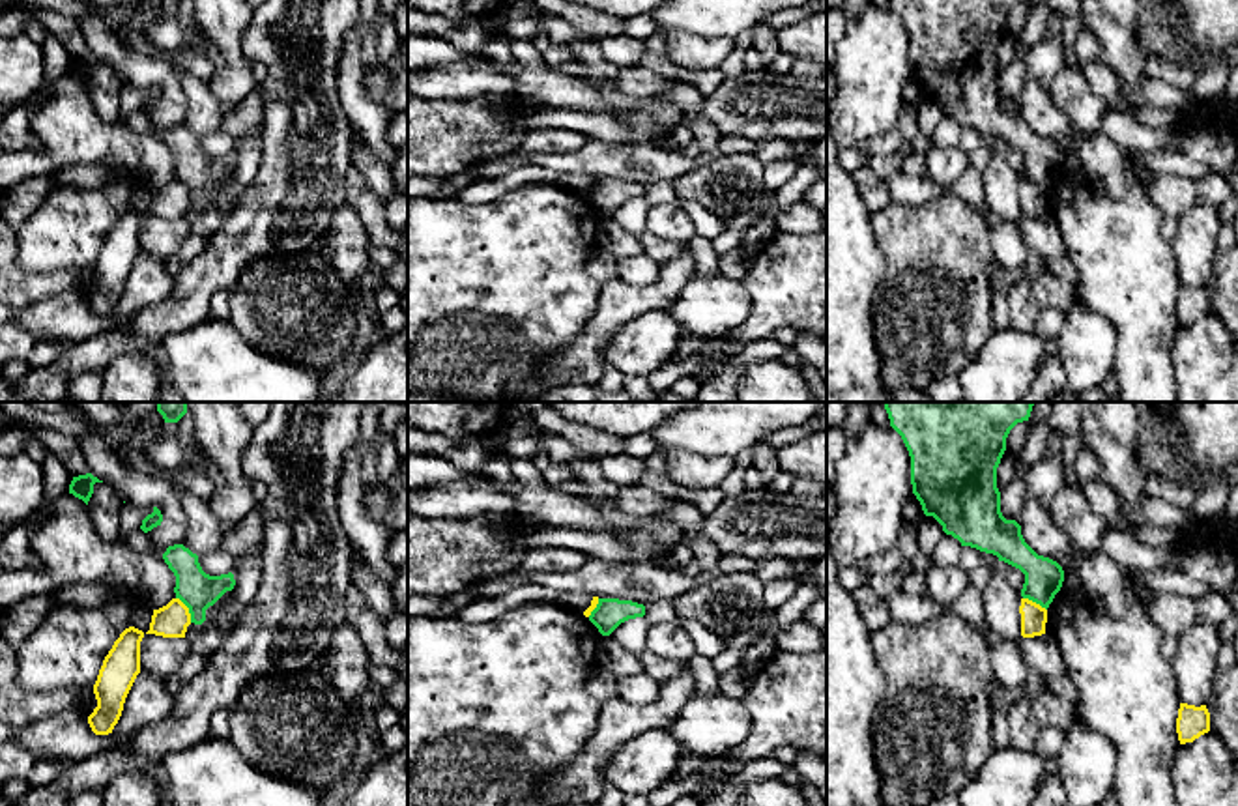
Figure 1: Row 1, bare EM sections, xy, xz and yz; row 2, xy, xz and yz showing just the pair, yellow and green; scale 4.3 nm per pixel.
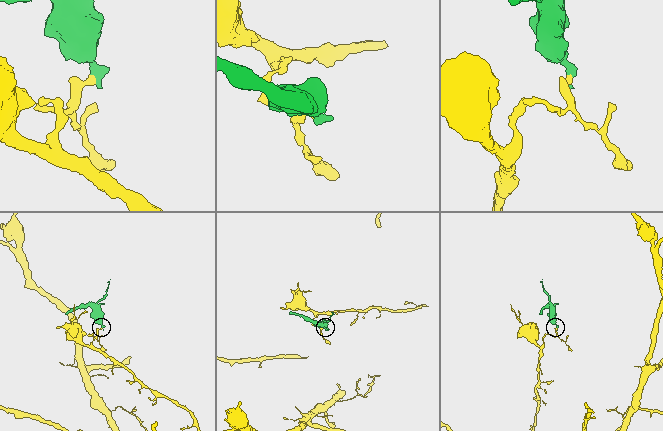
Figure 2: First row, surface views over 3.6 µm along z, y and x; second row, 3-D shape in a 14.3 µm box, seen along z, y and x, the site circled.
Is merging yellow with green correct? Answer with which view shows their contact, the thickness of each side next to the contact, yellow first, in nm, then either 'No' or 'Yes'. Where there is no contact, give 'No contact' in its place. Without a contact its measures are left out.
Touches yellow in xy. Thickness 140 nm (yellow) against 160 nm. No

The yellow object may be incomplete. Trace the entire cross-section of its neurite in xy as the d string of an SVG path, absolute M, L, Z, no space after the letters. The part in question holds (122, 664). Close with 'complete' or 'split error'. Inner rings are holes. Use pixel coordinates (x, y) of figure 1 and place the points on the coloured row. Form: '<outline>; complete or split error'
M135 626L125 628L103 660L94 684L97 707L88 716L88 724L95 735L112 733L122 716L125 698L140 673L142 638L142 630Z; complete

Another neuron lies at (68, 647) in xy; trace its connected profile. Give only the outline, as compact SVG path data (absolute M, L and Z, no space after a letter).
M103 580L112 597L103 606L54 606L17 647L17 679L34 692L90 688L120 634L133 626L133 593Z

